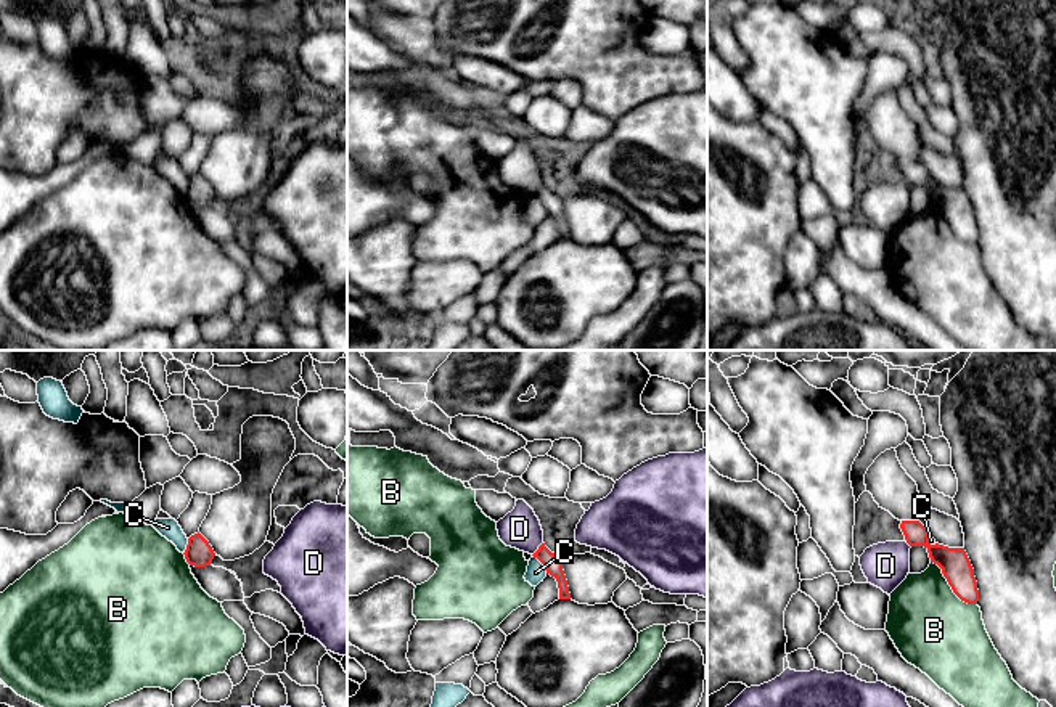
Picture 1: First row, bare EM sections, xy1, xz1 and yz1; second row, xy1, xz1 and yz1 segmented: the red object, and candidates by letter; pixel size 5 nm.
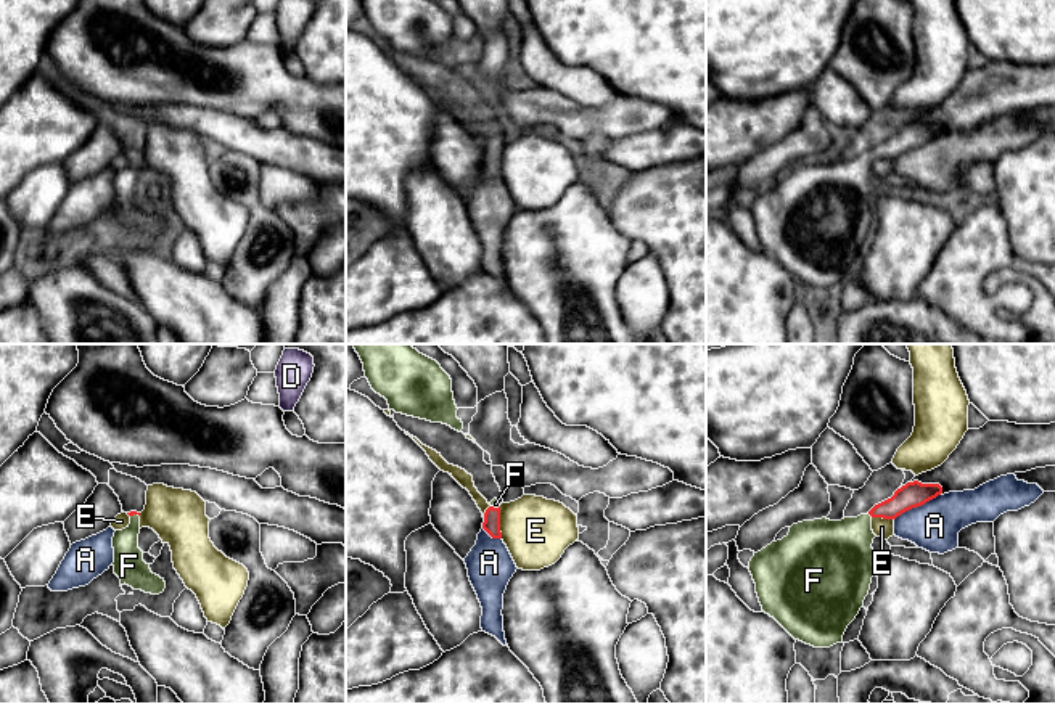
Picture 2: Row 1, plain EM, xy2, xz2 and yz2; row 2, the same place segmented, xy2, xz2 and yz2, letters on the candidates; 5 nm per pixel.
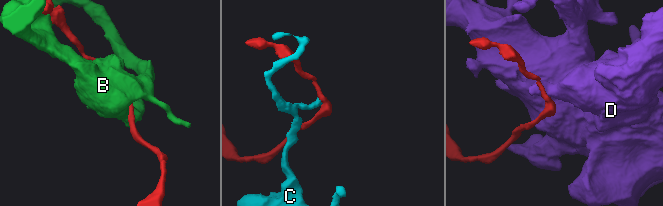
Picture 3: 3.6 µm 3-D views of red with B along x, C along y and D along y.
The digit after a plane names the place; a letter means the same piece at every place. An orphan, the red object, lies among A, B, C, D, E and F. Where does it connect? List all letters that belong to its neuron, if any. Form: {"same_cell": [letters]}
{"same_cell": ["F"]}

